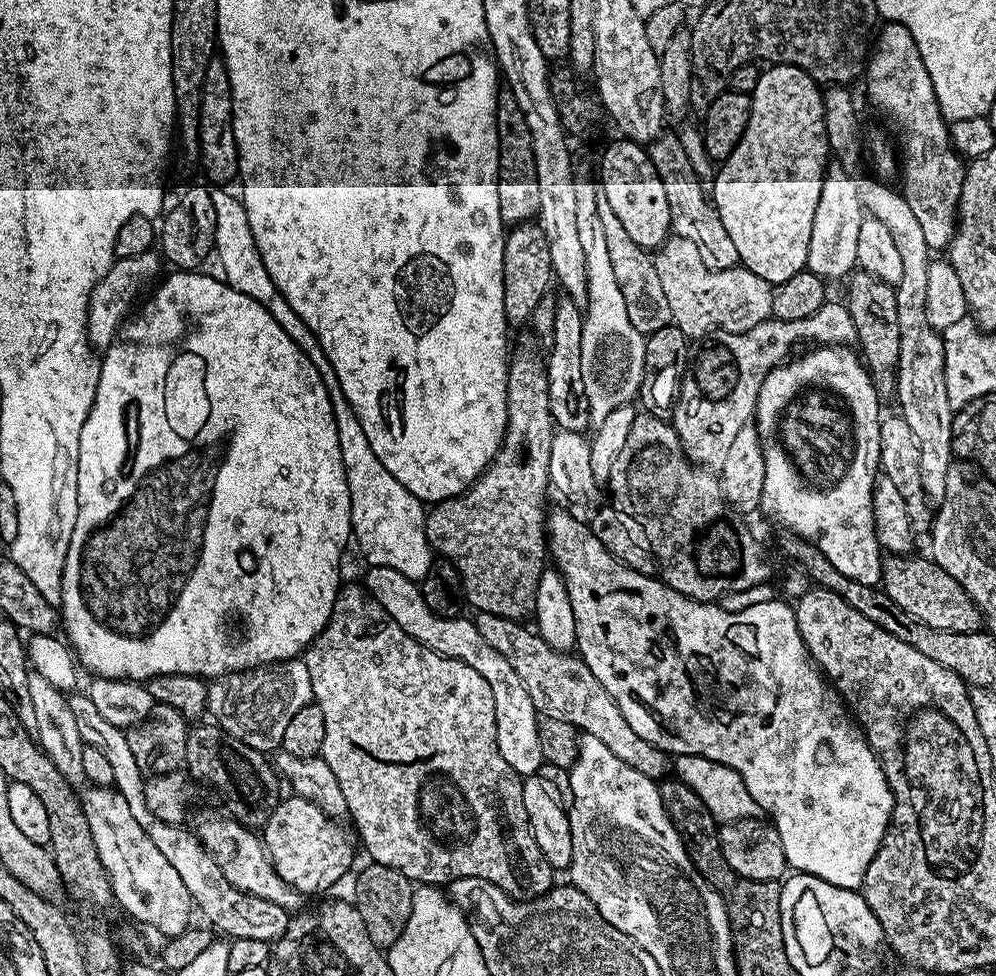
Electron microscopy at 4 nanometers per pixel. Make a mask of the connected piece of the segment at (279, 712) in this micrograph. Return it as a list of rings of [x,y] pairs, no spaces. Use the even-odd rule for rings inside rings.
[[[293,658],[213,679],[208,684],[207,711],[210,716],[212,712],[211,719],[225,732],[246,742],[246,746],[268,754],[280,748],[290,718],[313,700],[310,670],[306,670],[303,658]]]

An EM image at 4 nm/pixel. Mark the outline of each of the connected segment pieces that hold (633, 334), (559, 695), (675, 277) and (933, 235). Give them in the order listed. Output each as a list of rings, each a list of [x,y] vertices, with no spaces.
[[[574,179],[575,213],[582,251],[586,254],[586,278],[588,279],[588,303],[582,326],[582,379],[586,381],[586,398],[590,402],[592,424],[599,426],[618,406],[632,404],[641,395],[646,370],[646,336],[634,330],[630,314],[626,314],[626,298],[618,290],[614,278],[614,265],[610,262],[610,249],[606,246],[606,234],[602,218],[598,214],[601,197],[595,179]]]
[[[476,612],[474,623],[478,634],[482,634],[482,638],[486,638],[486,642],[490,642],[490,646],[494,646],[494,650],[498,650],[498,654],[502,654],[502,658],[506,658],[506,662],[510,662],[510,666],[514,666],[522,686],[526,686],[526,694],[530,694],[530,702],[534,702],[540,716],[549,716],[550,718],[559,718],[562,722],[570,722],[583,735],[598,738],[598,742],[606,745],[606,750],[611,750],[617,758],[622,758],[622,762],[626,762],[626,766],[634,766],[634,770],[638,770],[642,774],[653,778],[664,778],[669,775],[669,757],[661,748],[656,748],[650,742],[638,738],[638,734],[634,734],[634,730],[630,730],[630,722],[626,722],[626,718],[622,718],[622,710],[618,710],[614,698],[610,698],[610,694],[606,694],[606,686],[602,686],[602,682],[598,682],[598,678],[594,678],[594,674],[590,674],[590,670],[579,655],[554,651],[540,637],[539,632],[531,627],[523,628],[525,625],[518,620],[502,618],[498,614],[489,612]]]
[[[669,235],[655,249],[654,259],[666,302],[670,302],[672,323],[681,328],[689,338],[707,337],[717,330],[745,332],[772,316],[773,285],[743,266],[730,269],[709,268],[702,260],[701,251],[689,238]]]
[[[885,23],[883,27],[875,37],[866,65],[868,100],[900,131],[898,152],[902,163],[898,180],[904,183],[903,198],[910,202],[910,210],[914,210],[922,225],[929,249],[944,250],[956,231],[966,164],[952,147],[949,121],[938,106],[934,82],[930,82],[930,70],[926,70],[926,62],[922,62],[922,54],[918,54],[914,34],[901,24]]]

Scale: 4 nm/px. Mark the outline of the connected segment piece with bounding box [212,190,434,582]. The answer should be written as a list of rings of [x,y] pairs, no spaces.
[[[228,190],[213,191],[214,202],[214,251],[222,258],[222,266],[226,269],[226,282],[234,290],[254,298],[290,334],[290,338],[314,362],[318,374],[322,374],[322,382],[330,394],[330,402],[334,406],[334,422],[338,426],[338,444],[342,446],[342,462],[346,466],[346,482],[350,486],[350,514],[352,515],[352,536],[360,543],[367,562],[374,568],[398,570],[398,574],[406,574],[406,578],[414,581],[423,580],[434,563],[434,553],[426,538],[425,505],[382,462],[378,462],[378,454],[370,450],[370,442],[366,442],[366,433],[362,430],[362,422],[354,414],[350,402],[346,402],[346,394],[342,394],[342,386],[338,382],[338,374],[334,374],[334,366],[326,358],[316,335],[304,325],[302,318],[294,314],[282,298],[282,294],[274,286],[262,258],[258,254],[258,246],[254,246],[254,234],[250,234],[250,218],[246,218],[244,202],[239,195],[232,196]]]

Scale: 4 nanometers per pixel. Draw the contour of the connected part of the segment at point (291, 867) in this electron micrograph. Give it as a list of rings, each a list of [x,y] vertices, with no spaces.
[[[288,794],[276,805],[270,818],[262,829],[264,849],[272,859],[272,865],[278,870],[282,882],[292,885],[302,894],[308,892],[324,892],[332,888],[348,872],[352,864],[352,844],[348,836],[339,828],[337,821],[323,812],[317,804],[295,794]]]

